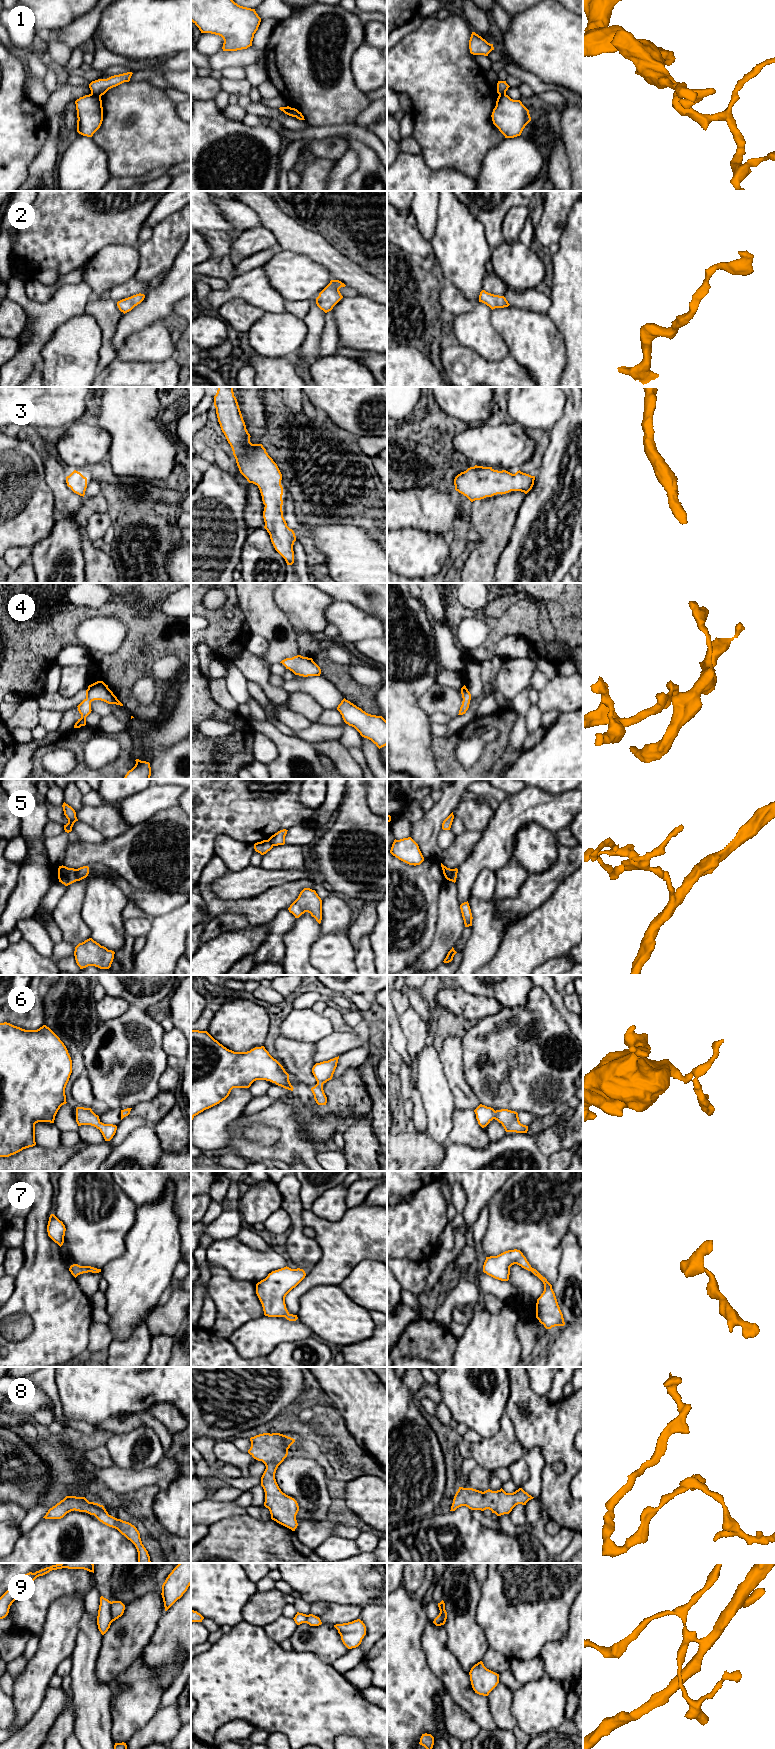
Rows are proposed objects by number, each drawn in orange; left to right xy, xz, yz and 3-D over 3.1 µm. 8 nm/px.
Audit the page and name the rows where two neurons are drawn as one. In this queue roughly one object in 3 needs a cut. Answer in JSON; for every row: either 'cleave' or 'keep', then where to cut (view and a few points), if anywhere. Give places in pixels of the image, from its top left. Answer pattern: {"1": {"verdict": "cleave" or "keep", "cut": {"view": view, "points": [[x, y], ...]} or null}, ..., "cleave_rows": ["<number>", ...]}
{"1": {"verdict": "cleave", "cut": {"view": "xy", "points": [[91, 93], [100, 96]]}}, "2": {"verdict": "keep", "cut": null}, "3": {"verdict": "keep", "cut": null}, "4": {"verdict": "keep", "cut": null}, "5": {"verdict": "cleave", "cut": {"view": "xy", "points": [[75, 869], [78, 880]]}}, "6": {"verdict": "cleave", "cut": {"view": "yz", "points": [[495, 1111], [493, 1118]]}}, "7": {"verdict": "keep", "cut": null}, "8": {"verdict": "keep", "cut": null}, "9": {"verdict": "cleave", "cut": {"view": "xy", "points": [[110, 1602], [112, 1621]]}}, "cleave_rows": ["1", "5", "6", "9"]}

